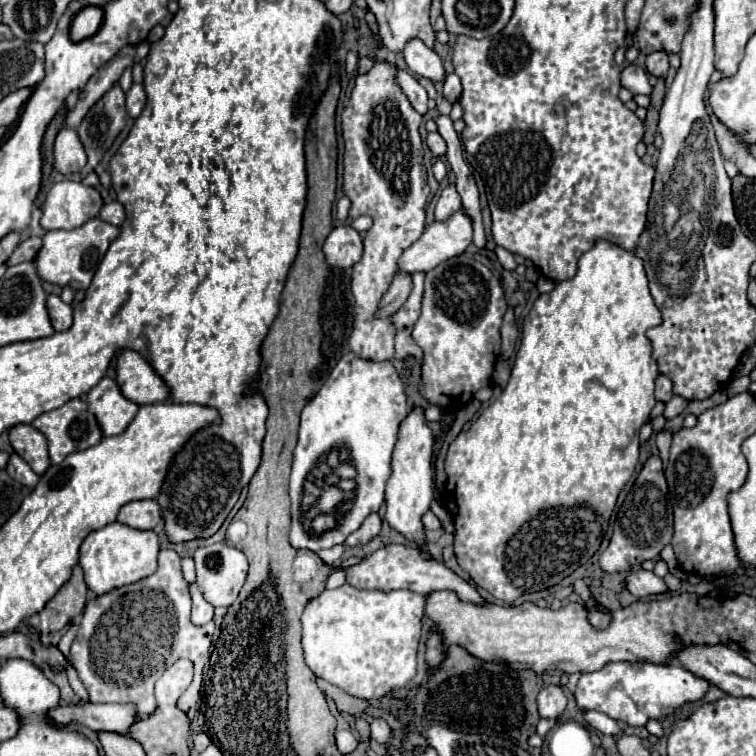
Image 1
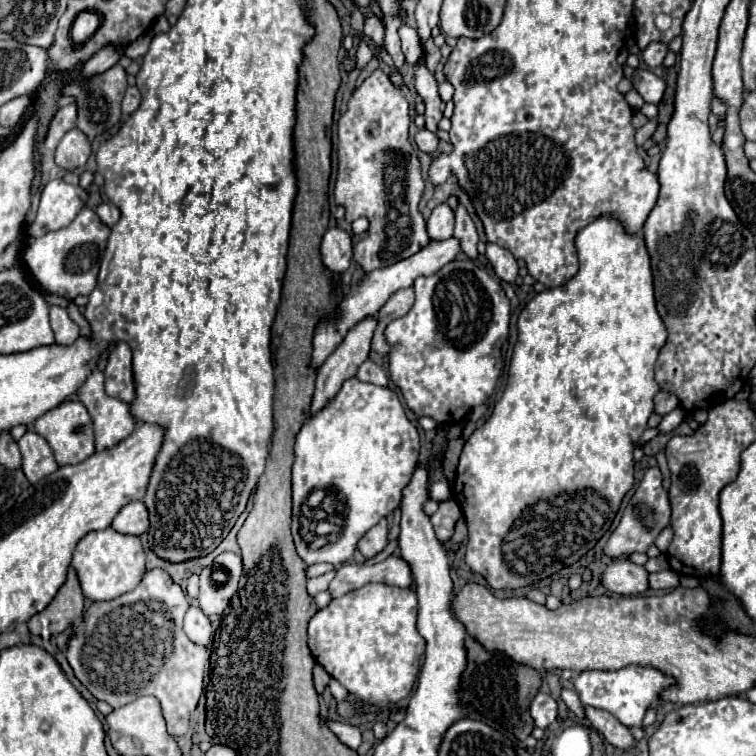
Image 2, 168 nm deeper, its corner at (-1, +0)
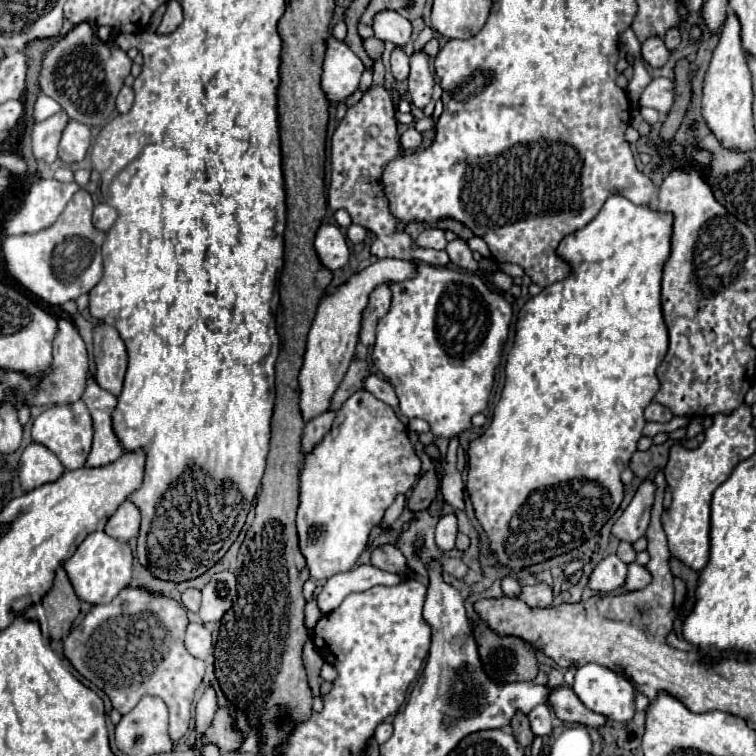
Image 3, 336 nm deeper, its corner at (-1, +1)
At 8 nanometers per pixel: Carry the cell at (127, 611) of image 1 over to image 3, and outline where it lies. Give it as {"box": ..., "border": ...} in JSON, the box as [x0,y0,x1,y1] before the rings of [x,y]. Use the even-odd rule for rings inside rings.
{"box":[64,586,206,742],"border":[[[128,586],[110,604],[92,606],[80,626],[64,640],[64,656],[110,698],[120,714],[130,712],[140,696],[160,696],[170,710],[170,738],[178,742],[188,730],[192,700],[206,670],[204,660],[186,652],[186,624],[186,608],[174,598]]]}

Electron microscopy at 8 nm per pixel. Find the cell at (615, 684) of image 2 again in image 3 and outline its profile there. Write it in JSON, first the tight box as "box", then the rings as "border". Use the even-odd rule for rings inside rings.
{"box":[572,664,636,722],"border":[[[586,664],[576,670],[572,688],[592,712],[604,714],[616,722],[628,722],[634,716],[636,690],[620,672],[600,664]]]}

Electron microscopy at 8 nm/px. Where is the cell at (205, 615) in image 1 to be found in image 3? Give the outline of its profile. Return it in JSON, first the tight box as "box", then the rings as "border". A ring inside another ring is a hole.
{"box":[186,622,212,658],"border":[[[190,622],[186,628],[186,650],[196,658],[206,658],[212,652],[212,636],[204,628],[204,624]]]}

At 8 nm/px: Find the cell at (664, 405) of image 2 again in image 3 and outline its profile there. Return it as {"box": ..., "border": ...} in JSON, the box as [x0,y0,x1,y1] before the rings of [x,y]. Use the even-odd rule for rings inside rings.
{"box":[644,402,672,422],"border":[[[650,402],[648,408],[644,410],[644,418],[648,422],[668,422],[668,420],[672,420],[672,412],[658,402]]]}

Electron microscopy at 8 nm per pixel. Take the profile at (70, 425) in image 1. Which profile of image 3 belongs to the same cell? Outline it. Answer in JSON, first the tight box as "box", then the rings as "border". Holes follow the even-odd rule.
{"box":[32,400,92,470],"border":[[[82,400],[74,404],[62,404],[62,406],[52,406],[44,410],[32,426],[32,440],[38,444],[44,444],[50,448],[58,460],[64,464],[66,470],[76,470],[86,464],[86,458],[92,448],[92,418]]]}

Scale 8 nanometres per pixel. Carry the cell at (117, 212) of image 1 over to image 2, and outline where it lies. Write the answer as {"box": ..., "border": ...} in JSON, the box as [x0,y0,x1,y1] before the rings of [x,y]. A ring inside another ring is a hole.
{"box":[96,203,120,227],"border":[[[102,203],[102,205],[96,209],[96,213],[98,213],[100,221],[102,221],[104,225],[108,225],[108,227],[112,227],[114,223],[118,223],[118,219],[120,219],[120,211],[118,211],[118,207],[112,205],[112,203]]]}

